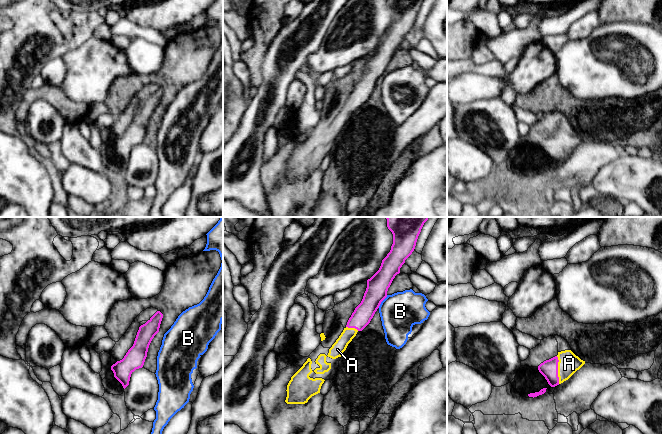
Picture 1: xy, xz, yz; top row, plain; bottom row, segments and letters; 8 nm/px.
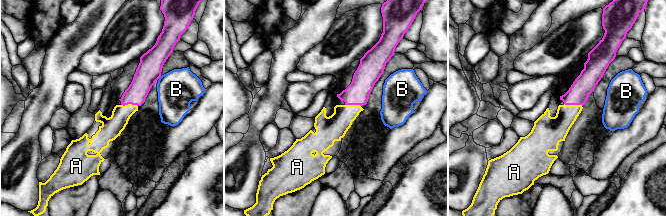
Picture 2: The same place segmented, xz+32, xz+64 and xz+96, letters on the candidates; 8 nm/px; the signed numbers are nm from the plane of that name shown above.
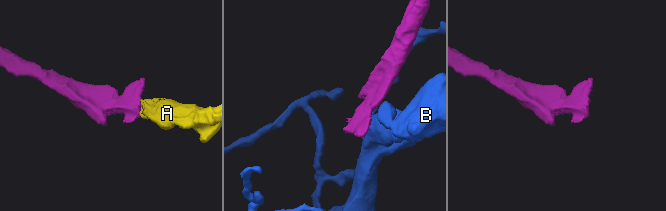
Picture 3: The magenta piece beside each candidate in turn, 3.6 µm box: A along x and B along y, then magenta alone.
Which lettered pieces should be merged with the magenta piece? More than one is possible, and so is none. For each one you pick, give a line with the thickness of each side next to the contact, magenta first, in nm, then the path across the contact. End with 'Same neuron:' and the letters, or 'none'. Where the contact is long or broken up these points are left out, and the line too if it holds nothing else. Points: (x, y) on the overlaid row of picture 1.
A: 140/170 nm
Same neuron: A

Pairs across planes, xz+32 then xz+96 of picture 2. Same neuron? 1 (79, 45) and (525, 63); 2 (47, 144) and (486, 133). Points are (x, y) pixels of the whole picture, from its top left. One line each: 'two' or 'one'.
1: two
2: one

